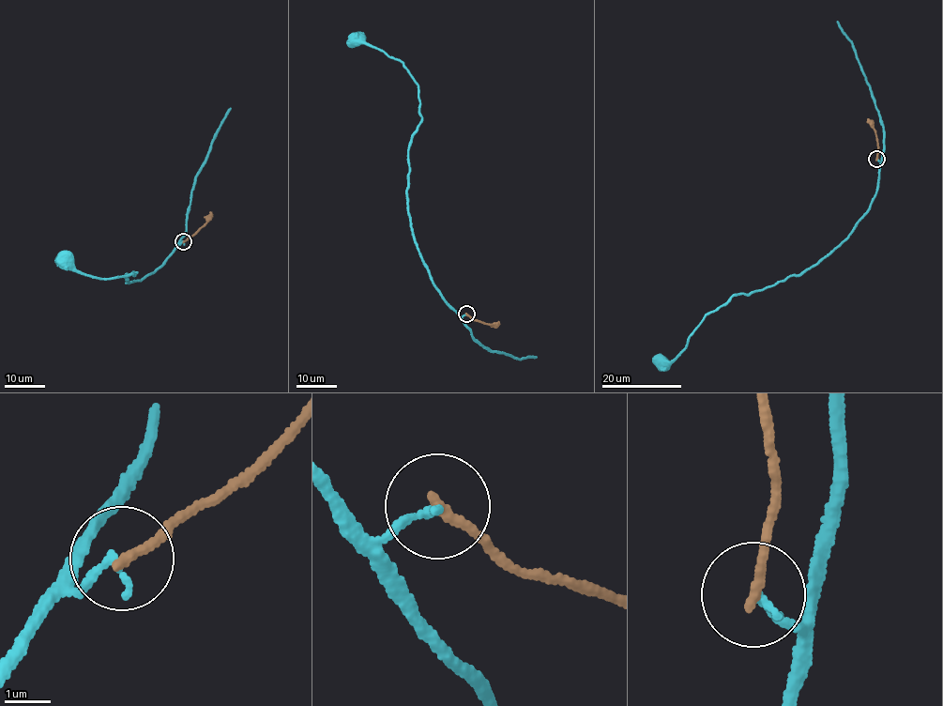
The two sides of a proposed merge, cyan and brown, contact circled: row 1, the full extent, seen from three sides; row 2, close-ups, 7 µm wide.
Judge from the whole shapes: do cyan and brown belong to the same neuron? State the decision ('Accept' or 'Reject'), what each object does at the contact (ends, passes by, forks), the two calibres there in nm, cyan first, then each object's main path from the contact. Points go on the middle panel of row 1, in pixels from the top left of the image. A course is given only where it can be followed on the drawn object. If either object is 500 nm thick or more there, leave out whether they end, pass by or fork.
Reject. At the ring cyan ends. At the ring brown ends. Thickness 170 nm (cyan) against 240 nm. Course of cyan: (465, 314), (460, 316), (435, 285), (408, 212), (409, 143), (422, 117), (418, 84), (400, 61), (355, 38). Course of brown: (466, 314), (490, 325), (499, 324)

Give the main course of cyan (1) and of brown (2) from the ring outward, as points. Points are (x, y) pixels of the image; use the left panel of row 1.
1: (182, 241), (157, 270), (129, 283), (125, 273), (137, 272), (114, 278), (97, 278), (68, 266), (63, 259)
2: (184, 241), (205, 224), (211, 212)

